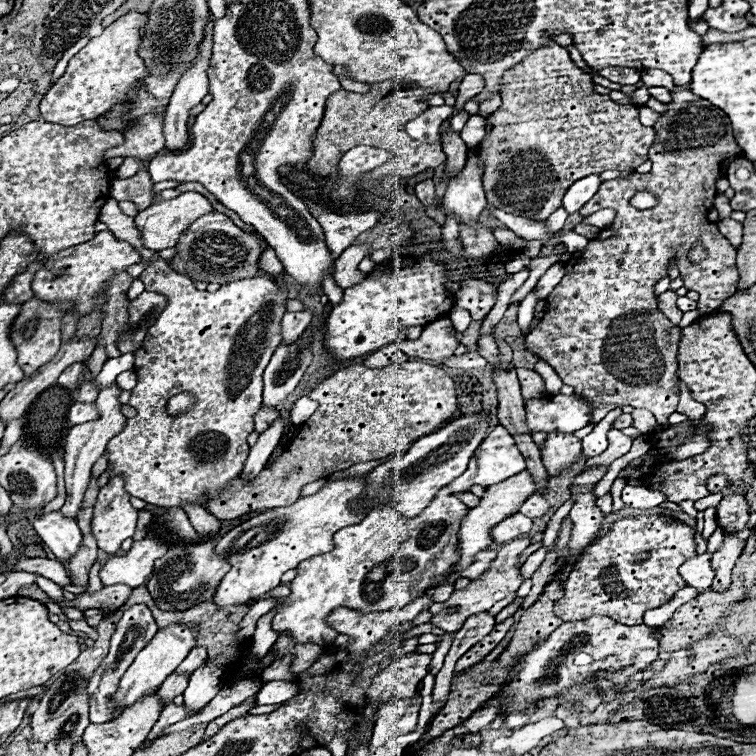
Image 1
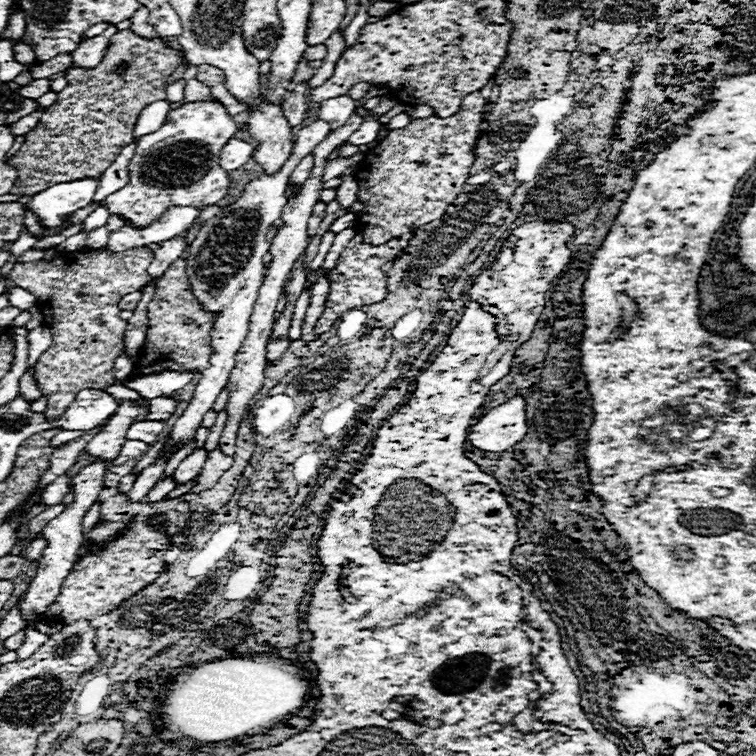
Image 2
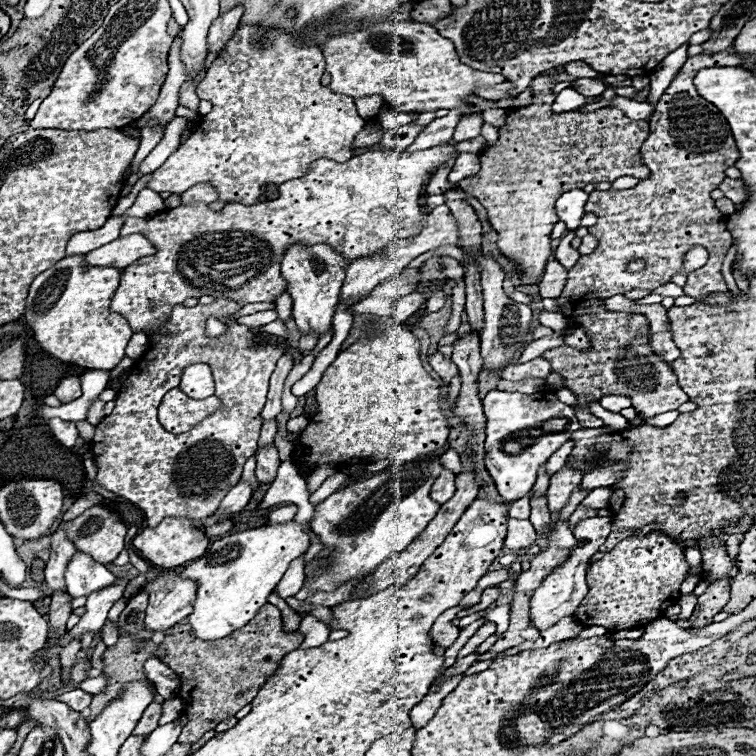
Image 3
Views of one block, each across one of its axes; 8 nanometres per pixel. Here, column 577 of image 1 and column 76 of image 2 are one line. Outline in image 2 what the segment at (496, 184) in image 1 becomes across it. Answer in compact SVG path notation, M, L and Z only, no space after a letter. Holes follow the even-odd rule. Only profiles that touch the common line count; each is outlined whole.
M120 30L110 38L104 58L96 68L88 70L88 68L78 68L72 64L64 76L68 86L62 92L58 92L56 104L50 106L42 114L34 130L26 134L22 148L8 162L18 172L18 180L16 180L16 186L12 186L12 194L34 196L40 190L54 186L56 182L74 182L76 178L100 178L102 172L116 160L120 150L136 140L132 132L134 132L134 126L138 122L142 108L166 98L164 84L168 76L182 62L184 62L184 56L178 50L166 46L162 38L142 38L134 34L132 30ZM122 64L126 64L126 70L118 74L118 68Z

